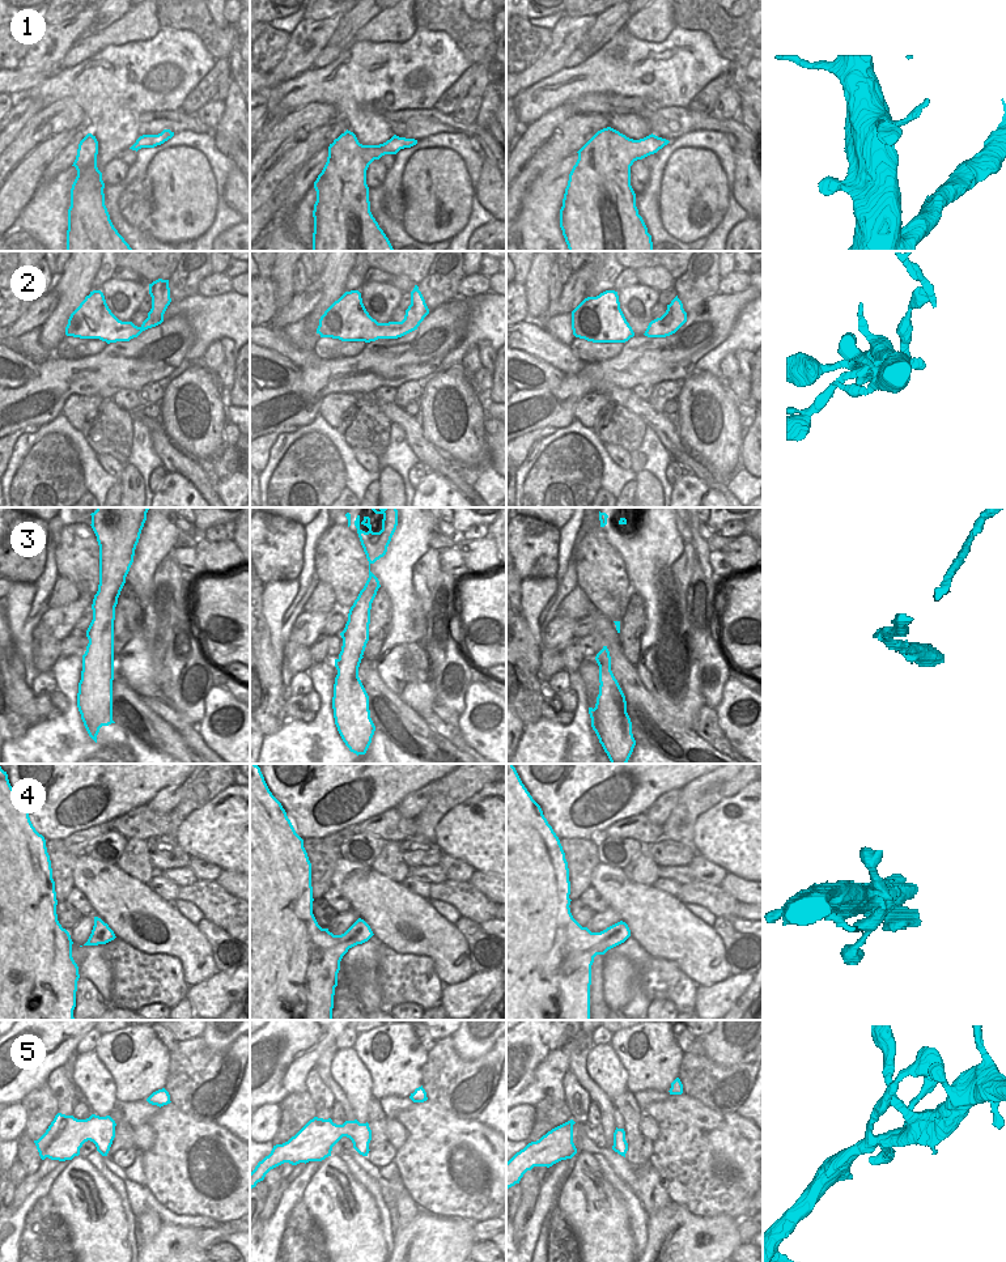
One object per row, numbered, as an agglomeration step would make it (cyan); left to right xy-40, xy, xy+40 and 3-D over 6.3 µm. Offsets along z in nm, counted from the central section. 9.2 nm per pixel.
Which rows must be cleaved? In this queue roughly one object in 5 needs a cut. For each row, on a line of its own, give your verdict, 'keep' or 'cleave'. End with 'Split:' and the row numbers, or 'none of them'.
1: keep
2: cleave
3: keep
4: keep
5: keep
Split: 2

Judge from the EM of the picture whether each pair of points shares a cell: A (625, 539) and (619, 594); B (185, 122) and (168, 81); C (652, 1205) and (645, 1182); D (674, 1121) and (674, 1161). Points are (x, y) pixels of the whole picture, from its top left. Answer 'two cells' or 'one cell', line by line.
A: two cells
B: two cells
C: one cell
D: one cell

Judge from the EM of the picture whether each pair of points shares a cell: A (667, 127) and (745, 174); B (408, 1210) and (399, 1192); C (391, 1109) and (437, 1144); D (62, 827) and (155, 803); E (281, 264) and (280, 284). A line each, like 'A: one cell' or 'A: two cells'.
A: two cells
B: one cell
C: two cells
D: two cells
E: one cell

